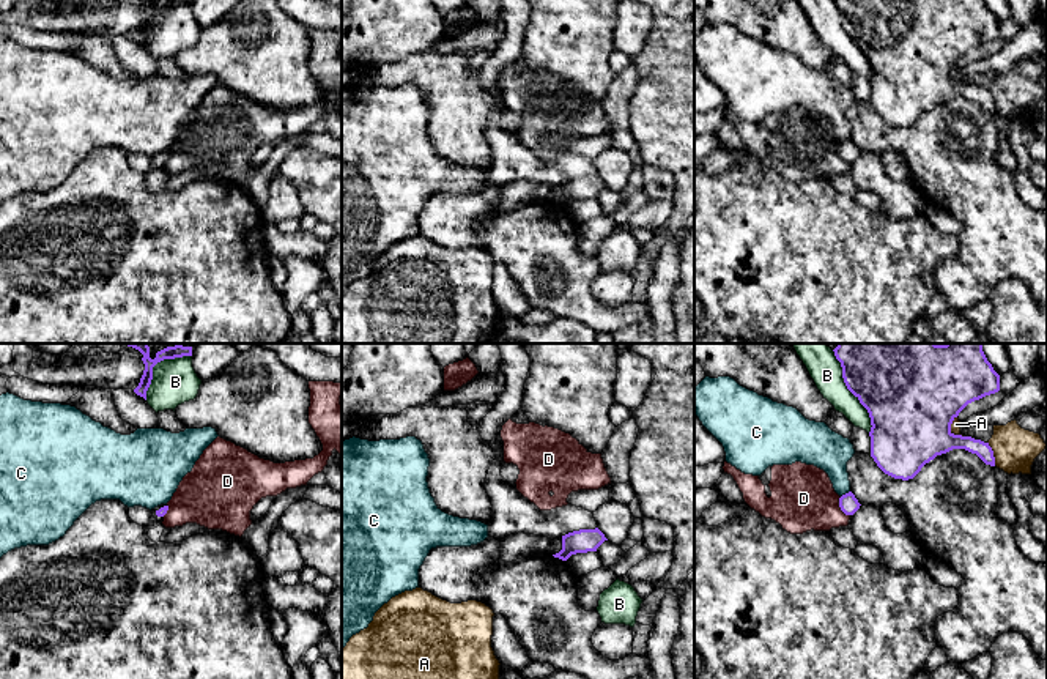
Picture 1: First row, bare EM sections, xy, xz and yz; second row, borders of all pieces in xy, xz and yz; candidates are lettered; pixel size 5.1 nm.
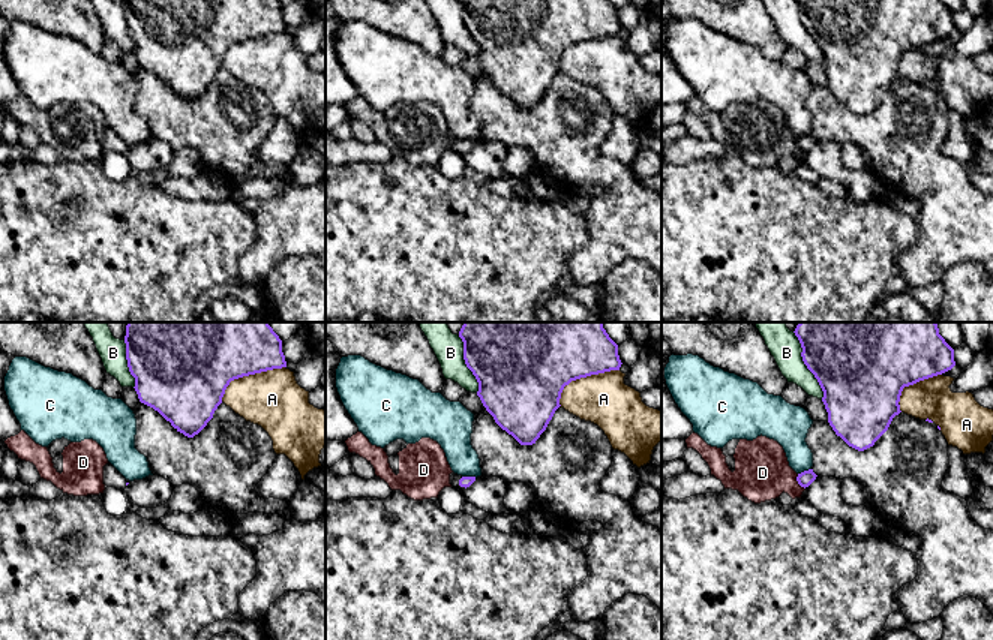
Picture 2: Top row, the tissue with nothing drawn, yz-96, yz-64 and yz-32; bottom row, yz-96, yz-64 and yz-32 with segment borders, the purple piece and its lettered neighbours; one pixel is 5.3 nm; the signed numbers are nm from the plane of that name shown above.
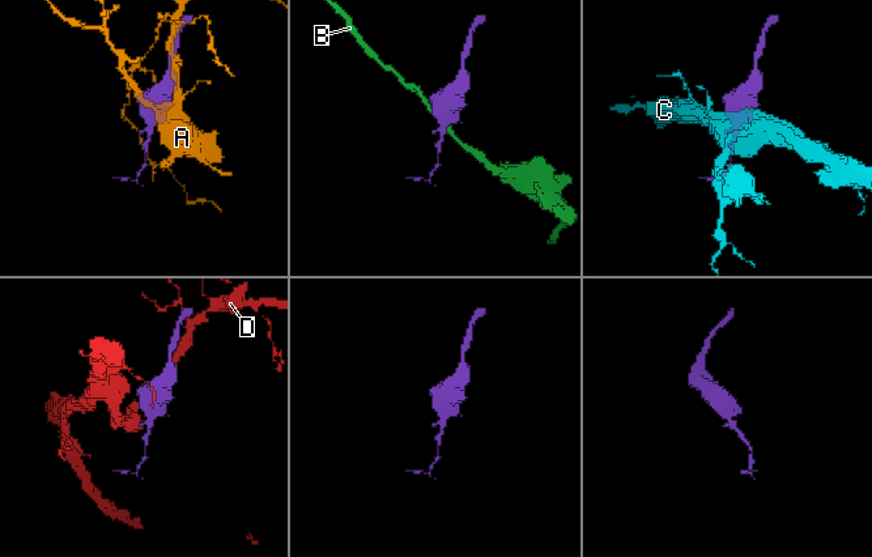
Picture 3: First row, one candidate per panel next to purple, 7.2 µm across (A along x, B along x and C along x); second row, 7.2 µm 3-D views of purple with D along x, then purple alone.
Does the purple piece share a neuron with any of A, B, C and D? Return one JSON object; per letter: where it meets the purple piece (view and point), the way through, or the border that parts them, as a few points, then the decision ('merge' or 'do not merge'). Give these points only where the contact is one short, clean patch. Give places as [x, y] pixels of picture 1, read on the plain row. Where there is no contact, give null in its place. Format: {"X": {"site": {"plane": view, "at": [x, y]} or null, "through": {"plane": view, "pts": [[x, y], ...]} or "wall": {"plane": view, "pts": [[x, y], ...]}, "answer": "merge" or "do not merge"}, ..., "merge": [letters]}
{"A": {"site": {"plane": "yz", "at": [950, 76]}, "answer": "do not merge"}, "B": {"site": {"plane": "yz", "at": [850, 38]}, "answer": "do not merge"}, "C": {"site": {"plane": "yz", "at": [846, 140]}, "wall": {"plane": "yz", "pts": [[849, 137], [841, 144]]}, "answer": "do not merge"}, "D": {"site": {"plane": "yz", "at": [839, 153]}, "wall": {"plane": "yz", "pts": [[839, 144], [839, 155], [849, 163]]}, "answer": "do not merge"}, "merge": []}

